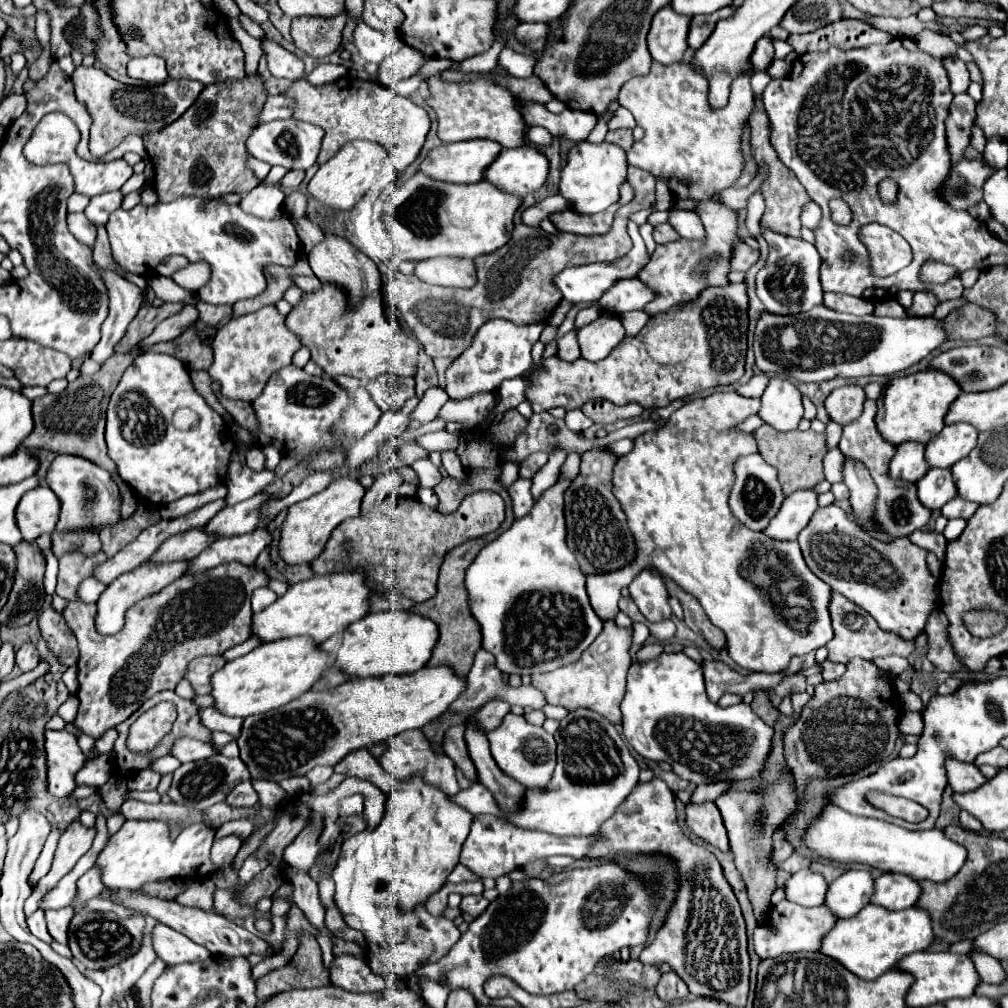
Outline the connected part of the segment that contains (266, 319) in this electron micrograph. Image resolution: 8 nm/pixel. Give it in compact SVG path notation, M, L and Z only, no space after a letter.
M269 304L257 312L231 318L217 330L211 348L215 358L209 374L215 382L221 384L221 394L231 400L253 402L261 394L269 376L291 364L293 354L301 348L301 340L285 326L285 316L279 314L275 304Z

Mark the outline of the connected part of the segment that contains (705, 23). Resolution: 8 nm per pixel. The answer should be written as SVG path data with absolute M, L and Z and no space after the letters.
M725 6L723 10L717 10L711 16L695 16L695 18L691 18L691 26L689 26L689 34L687 34L689 48L693 48L693 50L701 48L701 44L705 44L705 40L715 30L715 24L719 20L725 20L727 16L733 16L735 12L737 12L735 6Z

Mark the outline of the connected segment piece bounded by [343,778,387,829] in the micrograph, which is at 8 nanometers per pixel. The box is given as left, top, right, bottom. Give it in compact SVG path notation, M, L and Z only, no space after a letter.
M345 778L343 780L343 796L351 794L363 794L365 796L365 810L363 810L364 820L369 829L374 829L383 818L385 812L385 800L387 796L371 782L359 780L359 778Z

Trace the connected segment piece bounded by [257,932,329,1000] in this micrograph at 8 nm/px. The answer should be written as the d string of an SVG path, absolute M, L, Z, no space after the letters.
M309 932L299 936L299 948L297 948L297 962L291 962L285 968L271 970L263 978L257 980L257 998L265 1000L271 994L293 990L293 988L309 988L315 986L315 980L319 980L319 986L329 984L329 976L323 970L321 962L321 948L311 938Z

